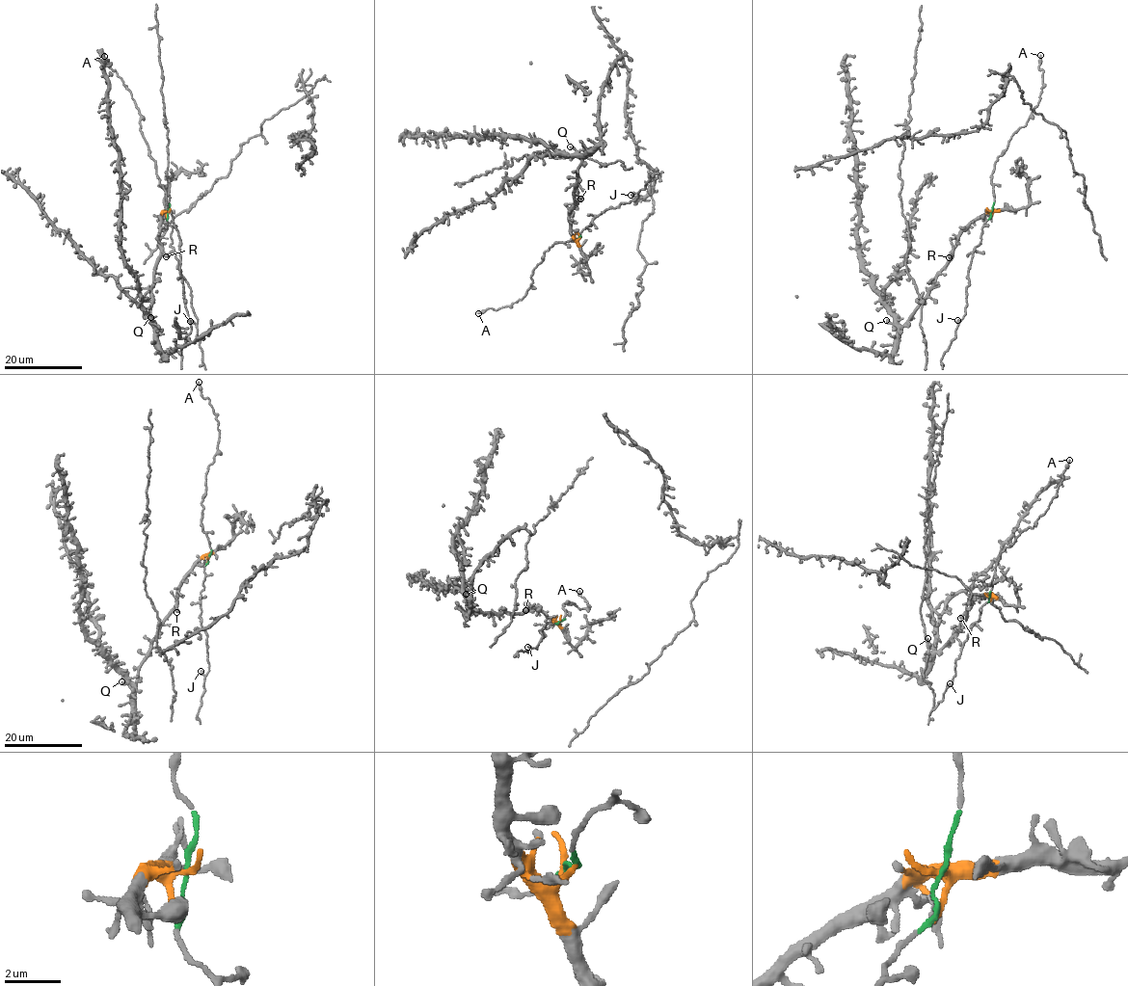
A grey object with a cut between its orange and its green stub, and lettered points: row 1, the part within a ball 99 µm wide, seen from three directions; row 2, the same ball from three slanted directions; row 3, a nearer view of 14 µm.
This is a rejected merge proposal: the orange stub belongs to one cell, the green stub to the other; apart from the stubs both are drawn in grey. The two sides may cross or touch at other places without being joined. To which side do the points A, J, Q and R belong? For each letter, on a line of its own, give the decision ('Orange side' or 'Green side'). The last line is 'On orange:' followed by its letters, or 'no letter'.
A: Green side
J: Green side
Q: Orange side
R: Orange side
On orange: Q, R

